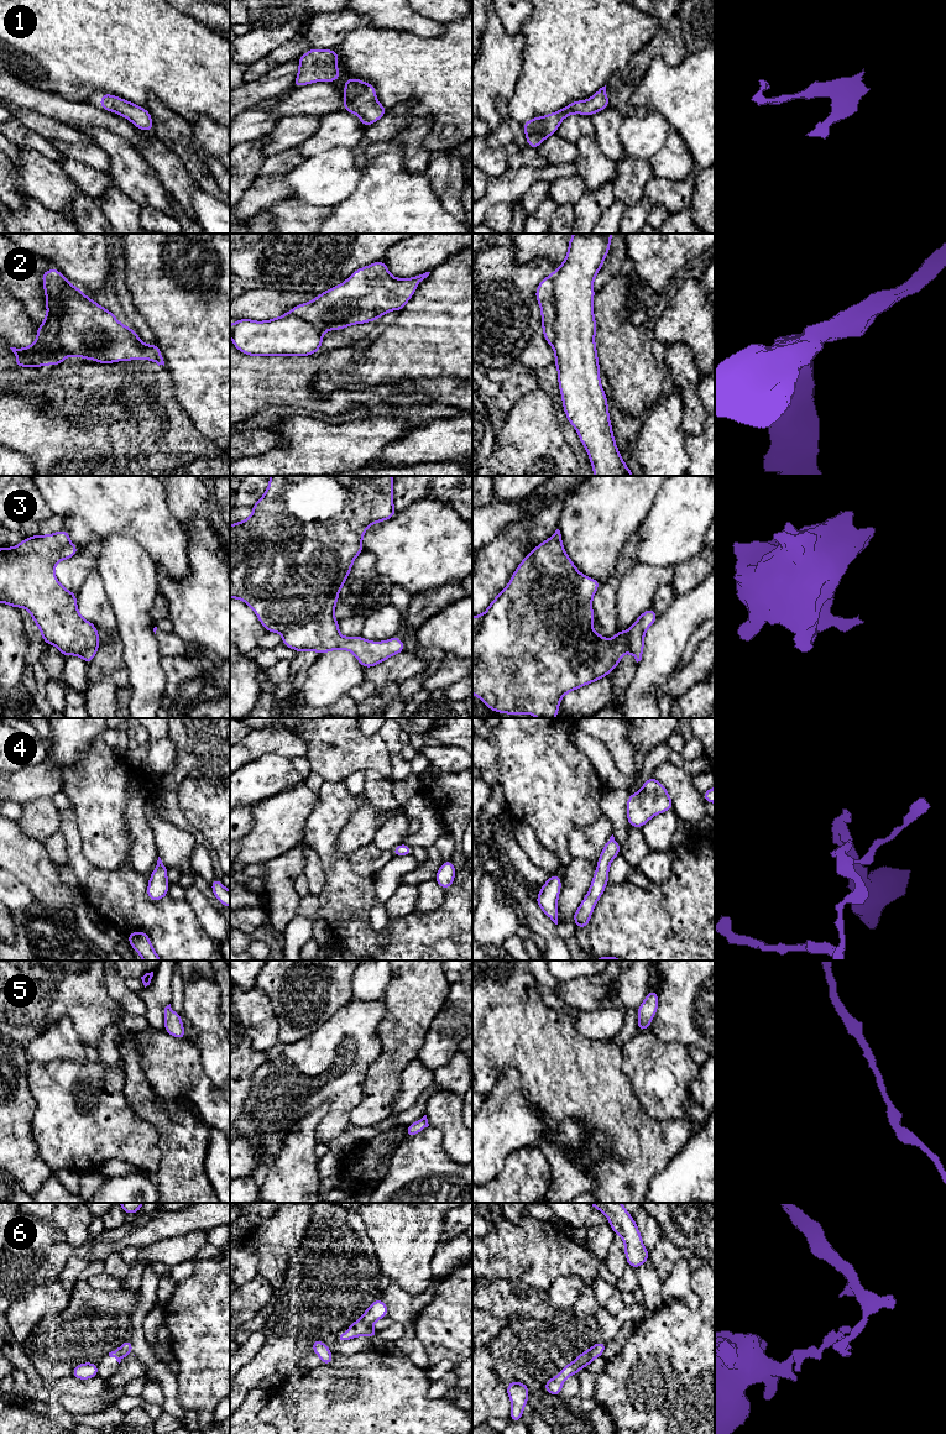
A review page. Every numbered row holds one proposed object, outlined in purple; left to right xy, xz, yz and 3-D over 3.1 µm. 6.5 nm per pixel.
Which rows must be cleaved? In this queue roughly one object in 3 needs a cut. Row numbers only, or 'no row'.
2, 6

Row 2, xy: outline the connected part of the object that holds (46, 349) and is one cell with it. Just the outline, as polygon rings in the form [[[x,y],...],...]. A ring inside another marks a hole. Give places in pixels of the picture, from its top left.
[[[54,267],[41,273],[41,277],[46,293],[46,307],[52,316],[47,323],[37,325],[37,337],[30,347],[10,347],[17,357],[14,365],[16,367],[37,368],[45,365],[57,366],[66,362],[66,355],[57,337],[59,329],[57,315],[62,312],[62,292],[68,281]]]

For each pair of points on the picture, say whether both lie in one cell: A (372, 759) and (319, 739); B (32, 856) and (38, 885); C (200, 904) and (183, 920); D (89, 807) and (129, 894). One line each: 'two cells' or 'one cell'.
A: one cell
B: one cell
C: two cells
D: two cells

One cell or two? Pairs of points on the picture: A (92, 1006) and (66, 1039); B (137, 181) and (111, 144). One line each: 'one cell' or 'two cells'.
A: two cells
B: one cell

